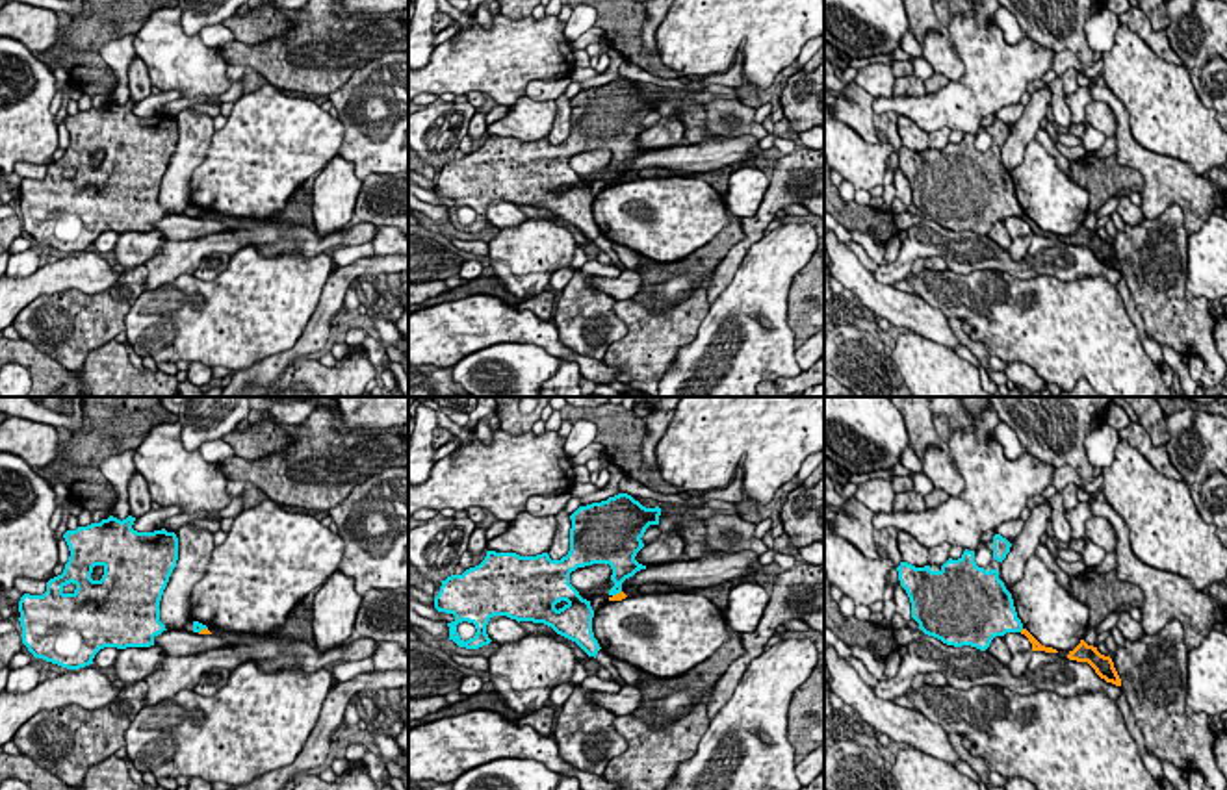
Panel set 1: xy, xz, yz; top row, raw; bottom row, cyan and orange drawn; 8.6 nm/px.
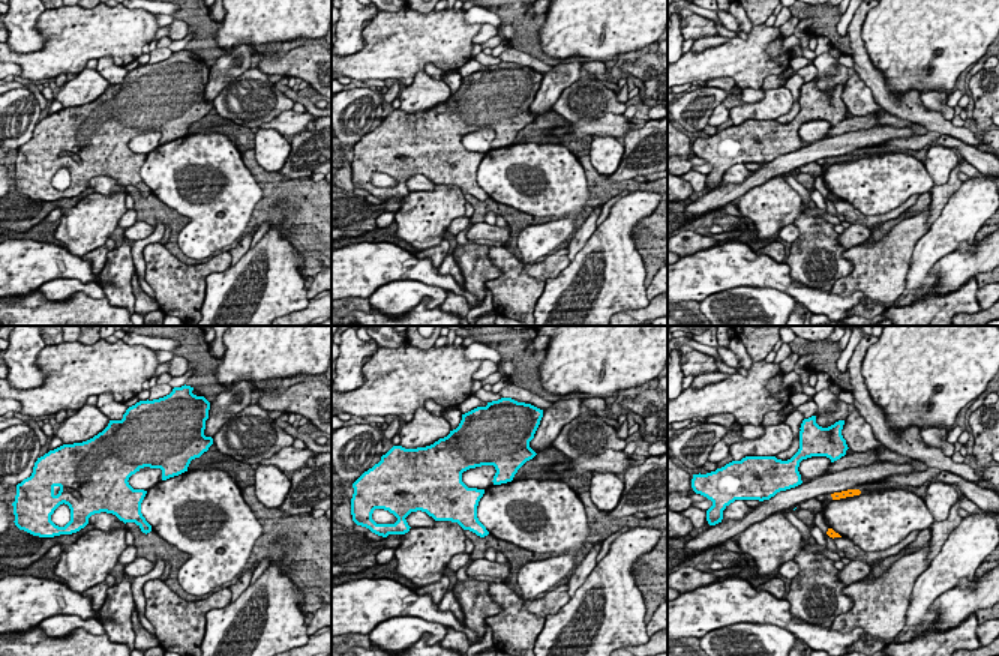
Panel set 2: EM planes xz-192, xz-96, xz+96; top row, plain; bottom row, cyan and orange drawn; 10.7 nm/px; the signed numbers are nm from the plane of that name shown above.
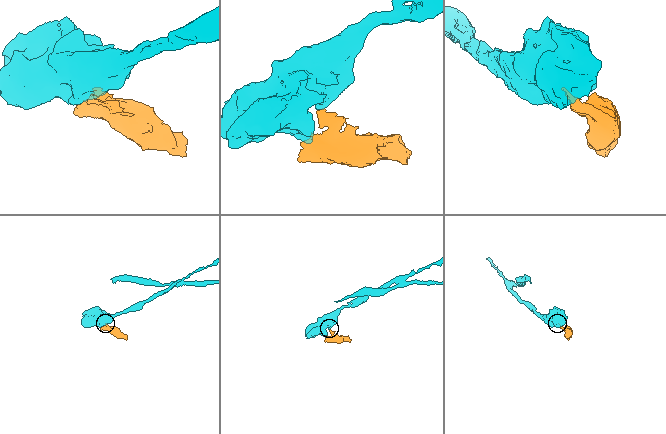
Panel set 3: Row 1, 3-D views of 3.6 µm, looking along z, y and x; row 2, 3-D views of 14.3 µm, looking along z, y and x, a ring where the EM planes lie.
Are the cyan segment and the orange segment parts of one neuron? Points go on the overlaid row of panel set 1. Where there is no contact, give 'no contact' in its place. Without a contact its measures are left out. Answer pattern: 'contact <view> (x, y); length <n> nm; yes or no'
contact xy (203, 627); length 100 nm; no

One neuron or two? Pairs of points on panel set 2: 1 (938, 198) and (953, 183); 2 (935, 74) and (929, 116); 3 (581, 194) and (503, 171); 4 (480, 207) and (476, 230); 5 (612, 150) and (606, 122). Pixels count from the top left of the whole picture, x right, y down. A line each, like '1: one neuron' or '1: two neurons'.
1: one neuron
2: two neurons
3: one neuron
4: two neurons
5: two neurons

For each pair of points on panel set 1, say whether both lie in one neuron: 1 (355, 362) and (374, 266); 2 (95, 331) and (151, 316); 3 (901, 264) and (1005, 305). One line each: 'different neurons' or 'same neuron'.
1: different neurons
2: different neurons
3: different neurons

